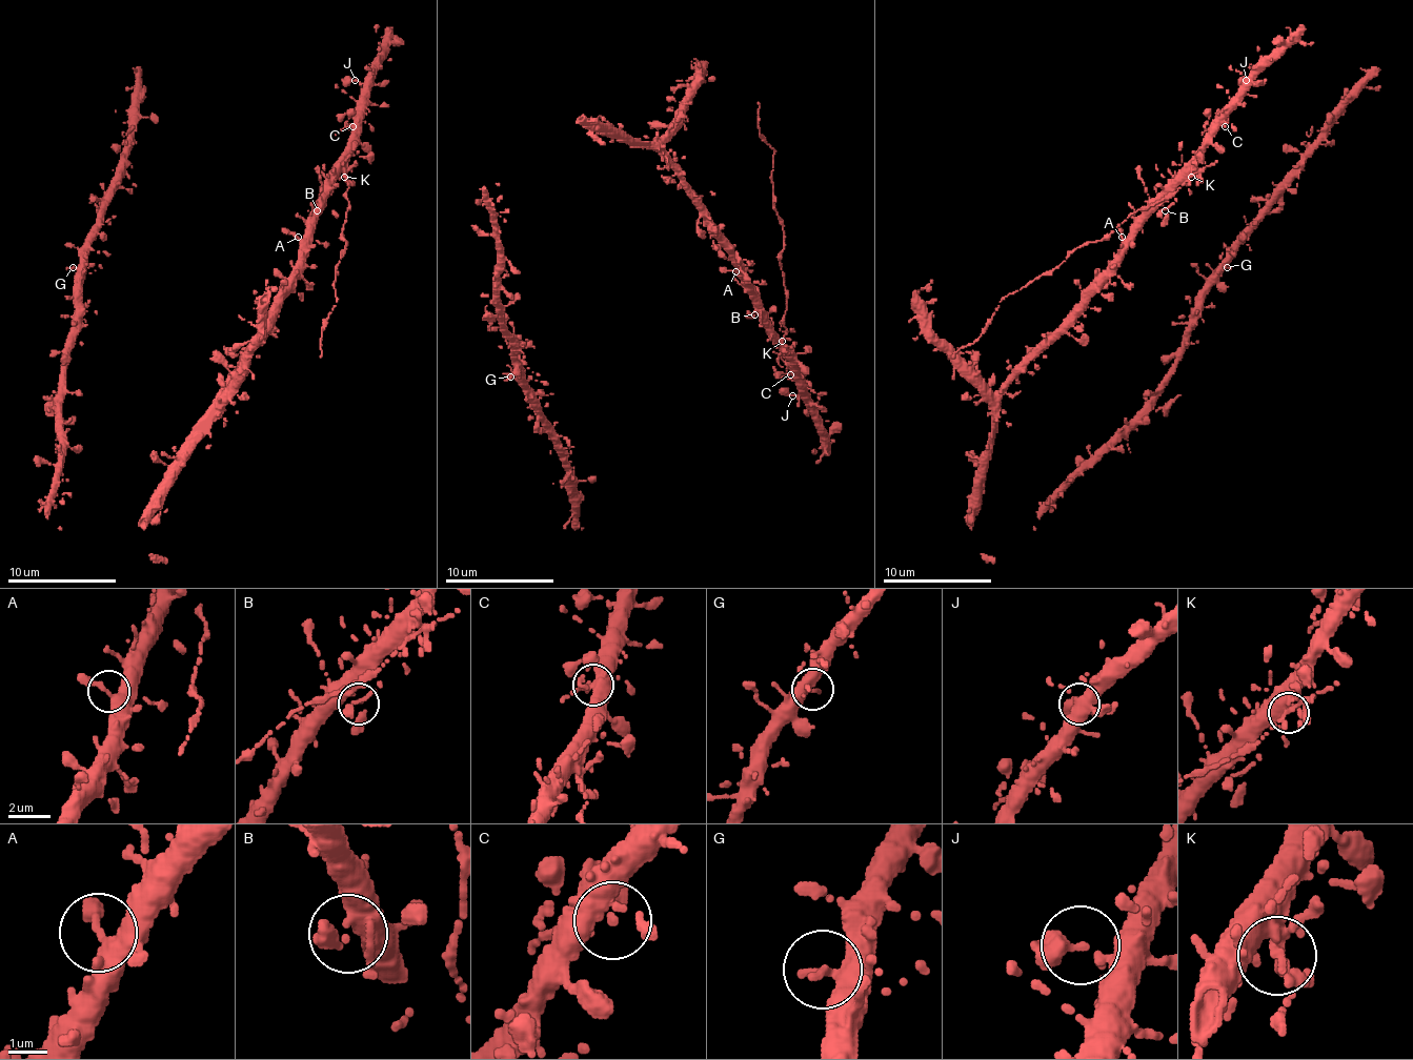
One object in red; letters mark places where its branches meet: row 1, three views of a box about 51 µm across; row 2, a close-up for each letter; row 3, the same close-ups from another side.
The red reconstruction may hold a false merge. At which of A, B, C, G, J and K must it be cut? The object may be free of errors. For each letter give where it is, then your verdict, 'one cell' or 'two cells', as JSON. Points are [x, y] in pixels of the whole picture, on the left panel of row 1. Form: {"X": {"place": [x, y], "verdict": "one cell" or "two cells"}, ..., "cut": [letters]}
{"A": {"place": [298, 237], "verdict": "one cell"}, "B": {"place": [317, 210], "verdict": "one cell"}, "C": {"place": [352, 126], "verdict": "one cell"}, "G": {"place": [73, 267], "verdict": "one cell"}, "J": {"place": [355, 80], "verdict": "one cell"}, "K": {"place": [344, 177], "verdict": "one cell"}, "cut": []}

